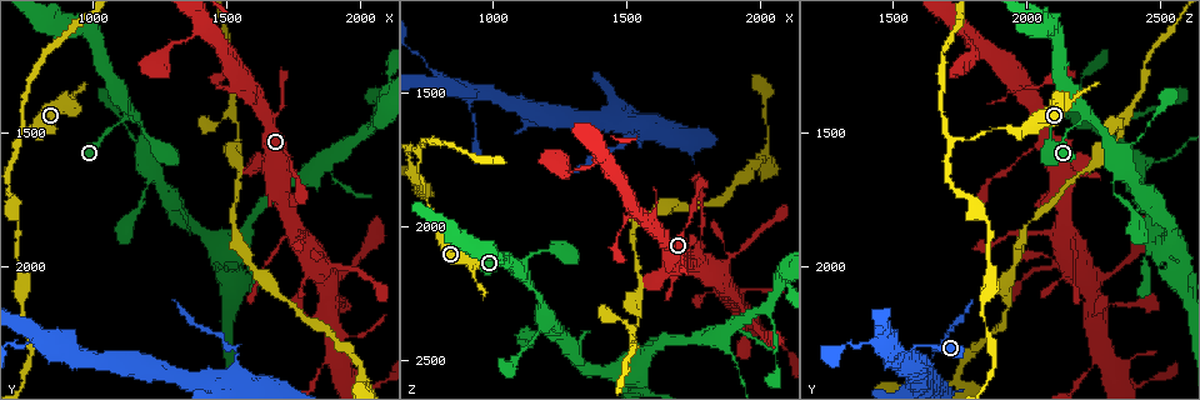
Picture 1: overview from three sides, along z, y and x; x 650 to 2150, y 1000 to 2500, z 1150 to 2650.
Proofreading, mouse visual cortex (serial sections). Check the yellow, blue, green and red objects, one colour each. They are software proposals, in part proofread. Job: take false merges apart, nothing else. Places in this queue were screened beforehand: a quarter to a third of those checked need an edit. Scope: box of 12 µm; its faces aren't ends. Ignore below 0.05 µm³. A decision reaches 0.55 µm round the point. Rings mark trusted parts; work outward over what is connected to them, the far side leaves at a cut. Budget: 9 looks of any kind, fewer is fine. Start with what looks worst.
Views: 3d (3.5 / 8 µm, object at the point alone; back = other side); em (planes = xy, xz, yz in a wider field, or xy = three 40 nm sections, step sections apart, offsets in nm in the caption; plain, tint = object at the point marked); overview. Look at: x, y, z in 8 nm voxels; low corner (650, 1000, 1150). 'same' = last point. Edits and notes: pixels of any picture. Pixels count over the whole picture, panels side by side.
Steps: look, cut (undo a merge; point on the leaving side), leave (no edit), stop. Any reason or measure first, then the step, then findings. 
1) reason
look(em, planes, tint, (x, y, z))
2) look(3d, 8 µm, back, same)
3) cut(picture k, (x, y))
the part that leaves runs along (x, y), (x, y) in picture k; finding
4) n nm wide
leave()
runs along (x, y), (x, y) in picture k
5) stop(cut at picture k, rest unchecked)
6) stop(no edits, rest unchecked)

three-way junction
look(3d, 8 µm, (1120, 1450, 2200))

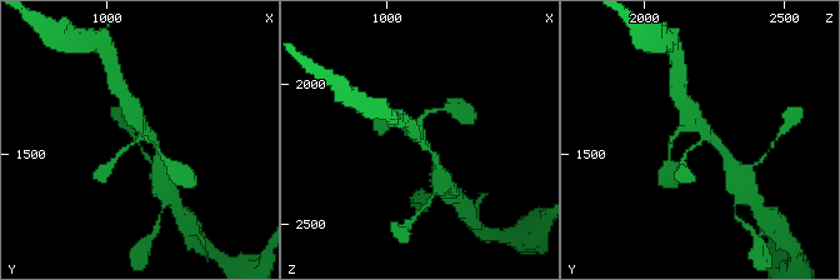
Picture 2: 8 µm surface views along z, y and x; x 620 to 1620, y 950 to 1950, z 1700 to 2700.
3 arms; arms of 150, 200, 450 nm; shape alone is not enough
look(em, xy, step 2, tint, (1120, 1440, 2220))

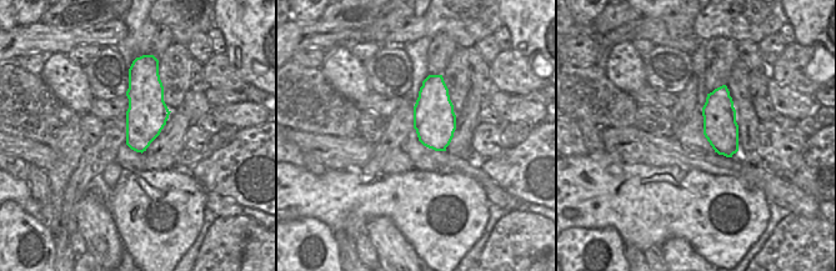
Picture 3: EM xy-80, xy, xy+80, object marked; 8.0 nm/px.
leave()
runs along (396, 125), (430, 151), (439, 164) in picture 2; all the same cell

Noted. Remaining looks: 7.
sudden change in width
look(3d, 8 µm, (1530, 2370, 1630))

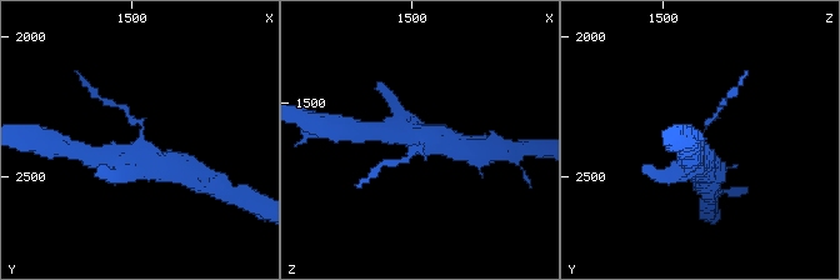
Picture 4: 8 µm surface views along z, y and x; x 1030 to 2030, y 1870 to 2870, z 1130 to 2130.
look(3d, 3.5 µm, (1530, 2380, 1630))

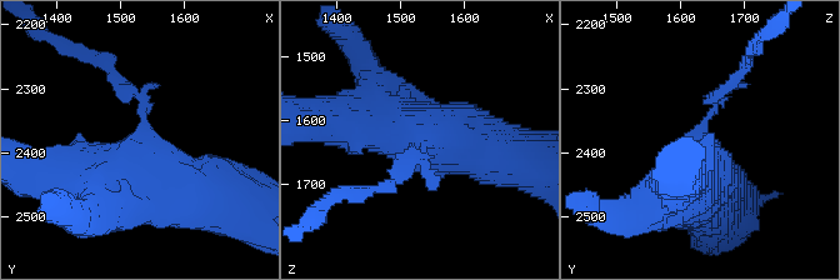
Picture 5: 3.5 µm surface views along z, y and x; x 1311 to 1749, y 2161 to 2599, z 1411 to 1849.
shape alone is not enough
look(em, xy, step 5, tint, (1535, 2375, 1625))

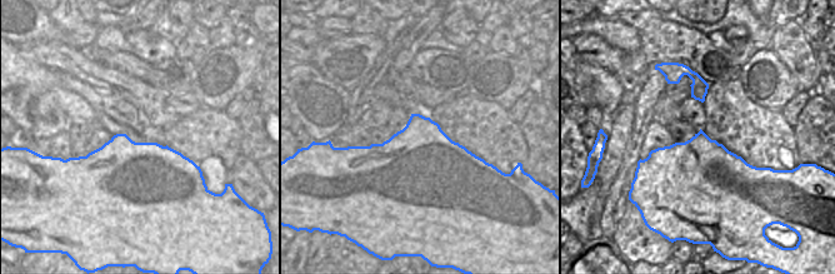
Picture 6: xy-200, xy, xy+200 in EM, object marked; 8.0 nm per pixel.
cut(picture 5, (111, 75))
the part that leaves runs along (146, 103), (100, 56), (54, 38) in picture 5; a second cell is stuck on

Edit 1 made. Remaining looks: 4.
calibre changes
look(3d, 3.5 µm, (1730, 1590, 1970))

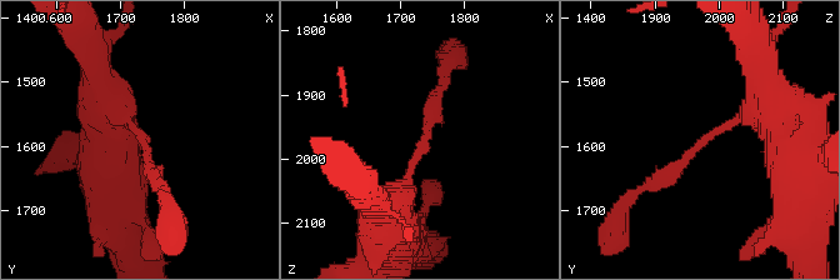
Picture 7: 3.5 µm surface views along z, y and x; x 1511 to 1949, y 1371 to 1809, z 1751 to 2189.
arms of 200, 300 nm; need the tissue
look(em, xy, step 5, tint, (1735, 1590, 1975))

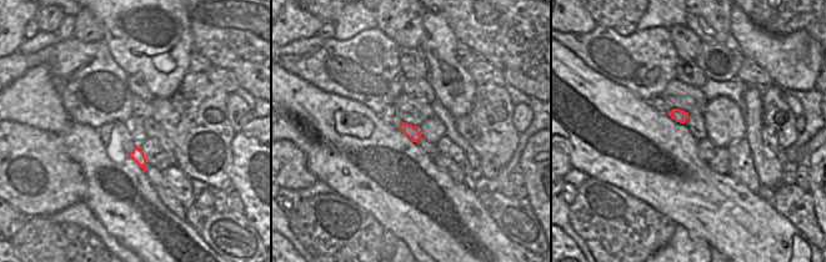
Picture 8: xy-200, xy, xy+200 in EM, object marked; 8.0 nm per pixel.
leave()
runs along (765, 101), (640, 190) in picture 7; all the same cell

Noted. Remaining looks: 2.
sharp bend
look(3d, 3.5 µm, (1510, 2060, 2550))

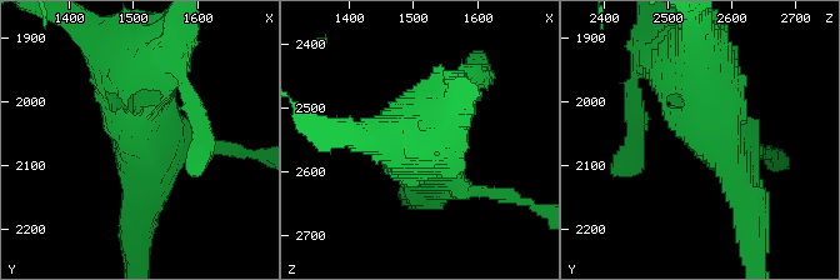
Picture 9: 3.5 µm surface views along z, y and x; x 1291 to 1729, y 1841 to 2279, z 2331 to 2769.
look(em, xy, step 1, tint, (1505, 2065, 2550))

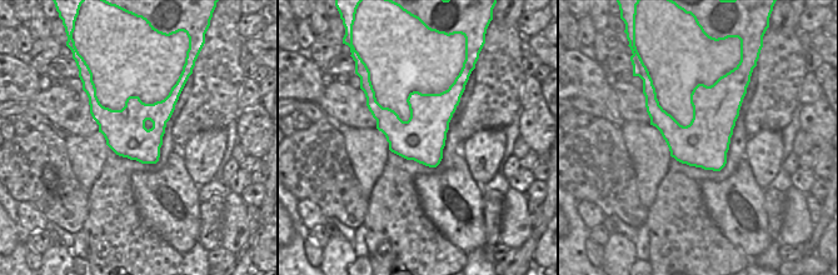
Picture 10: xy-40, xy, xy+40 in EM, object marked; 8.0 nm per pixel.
leave()
runs along (720, 81), (720, 143), (663, 104) in picture 9; continuous, no second cell

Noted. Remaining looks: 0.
stop(cut at picture 5, rest unchecked)

